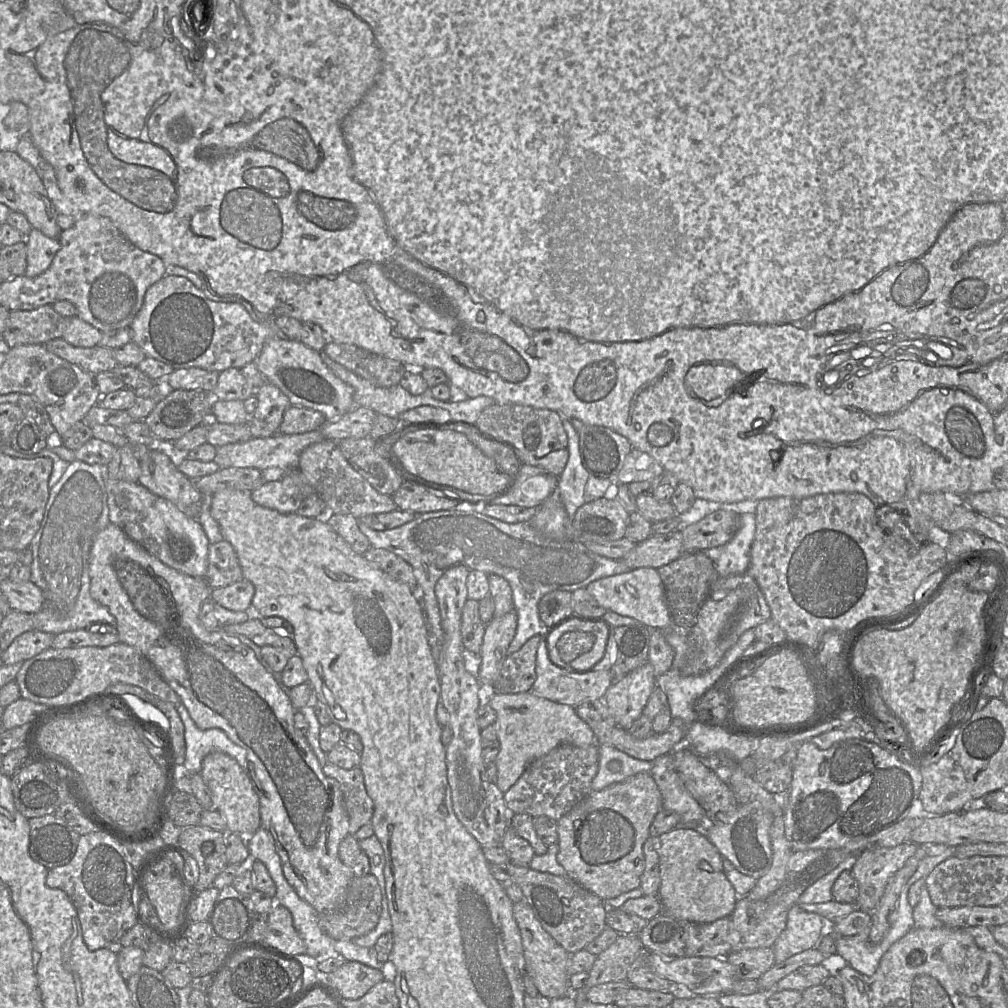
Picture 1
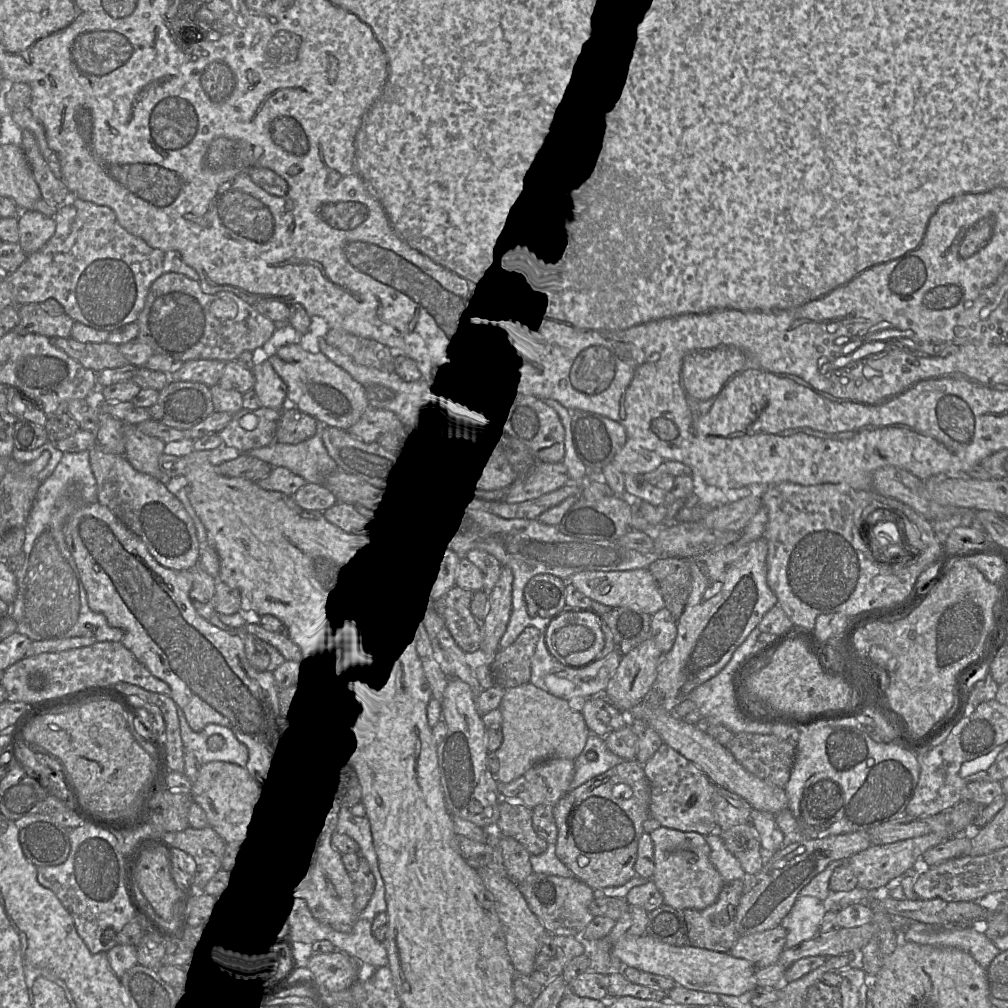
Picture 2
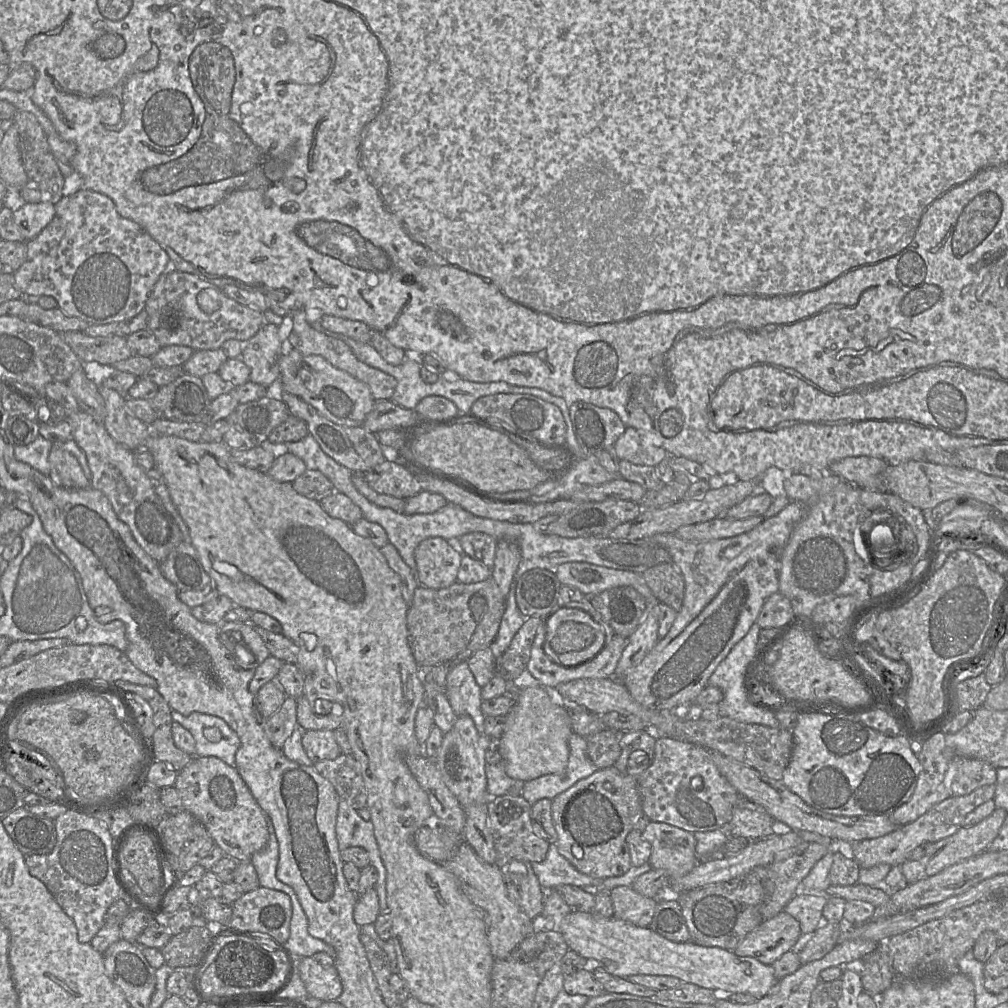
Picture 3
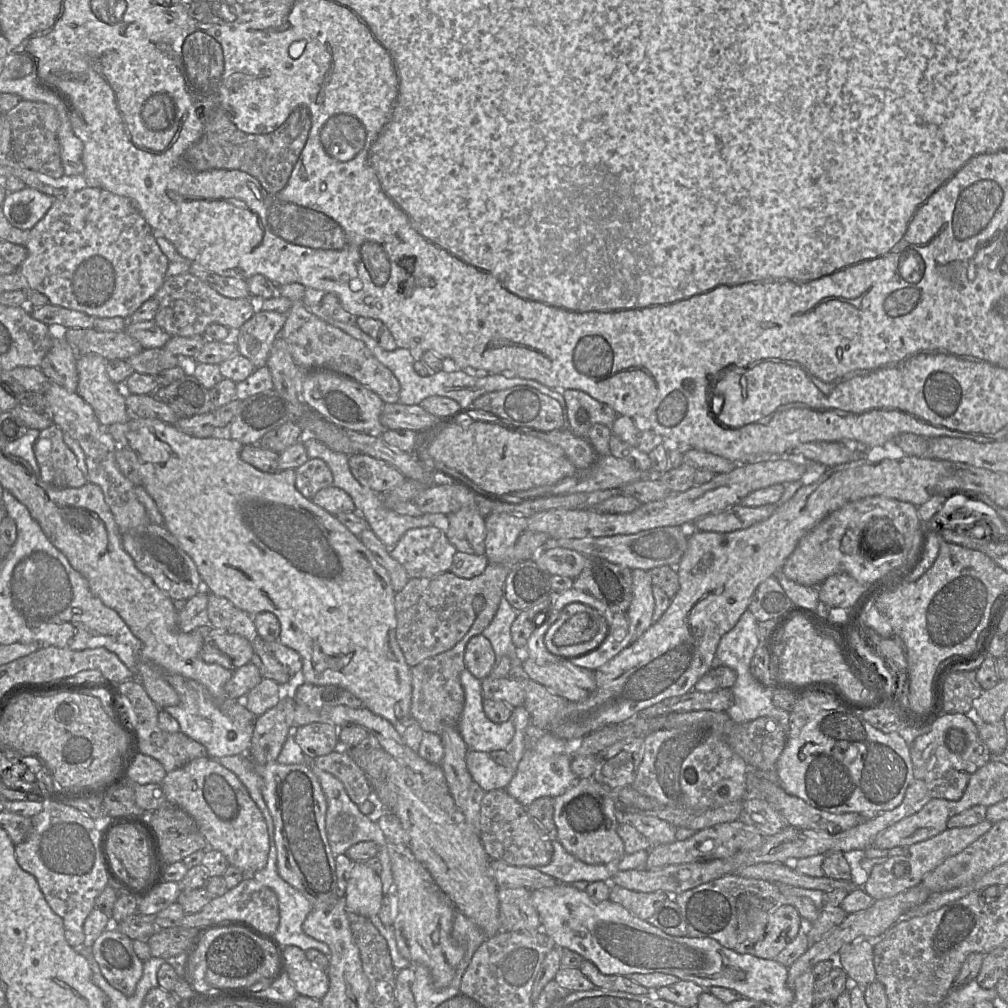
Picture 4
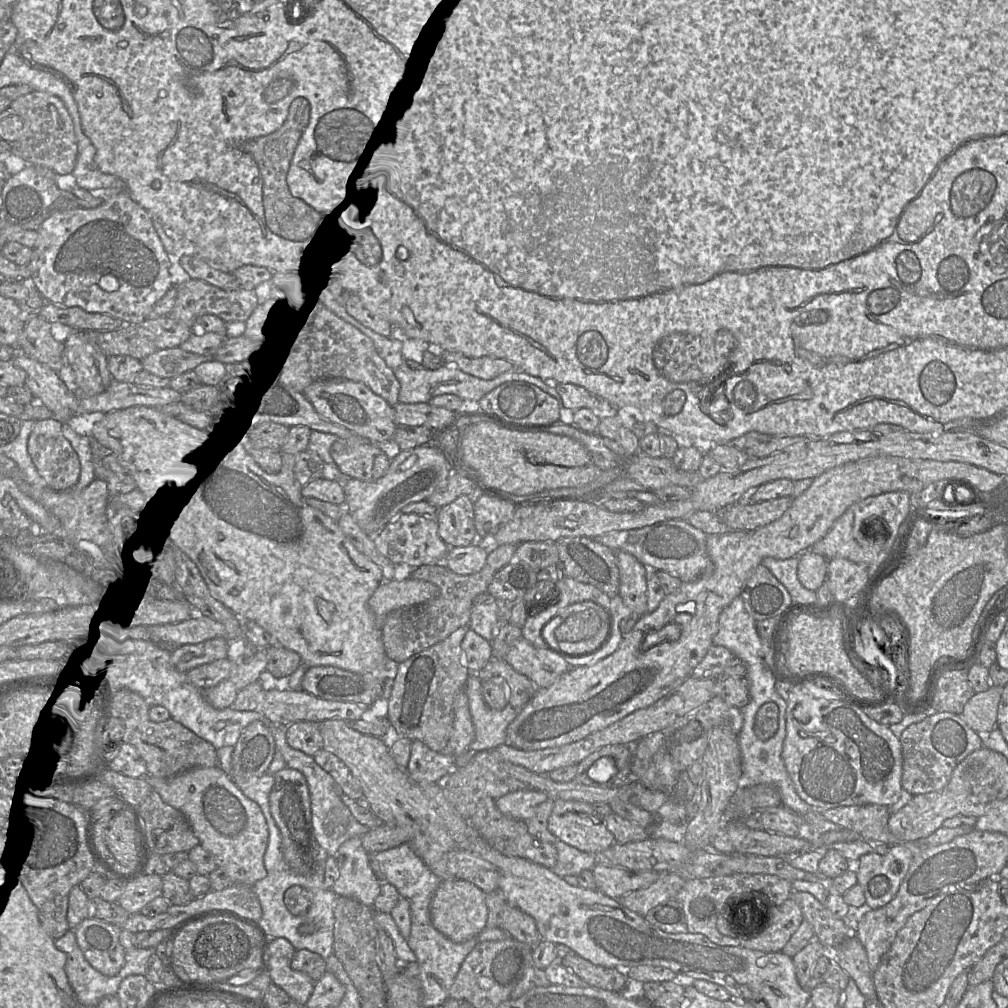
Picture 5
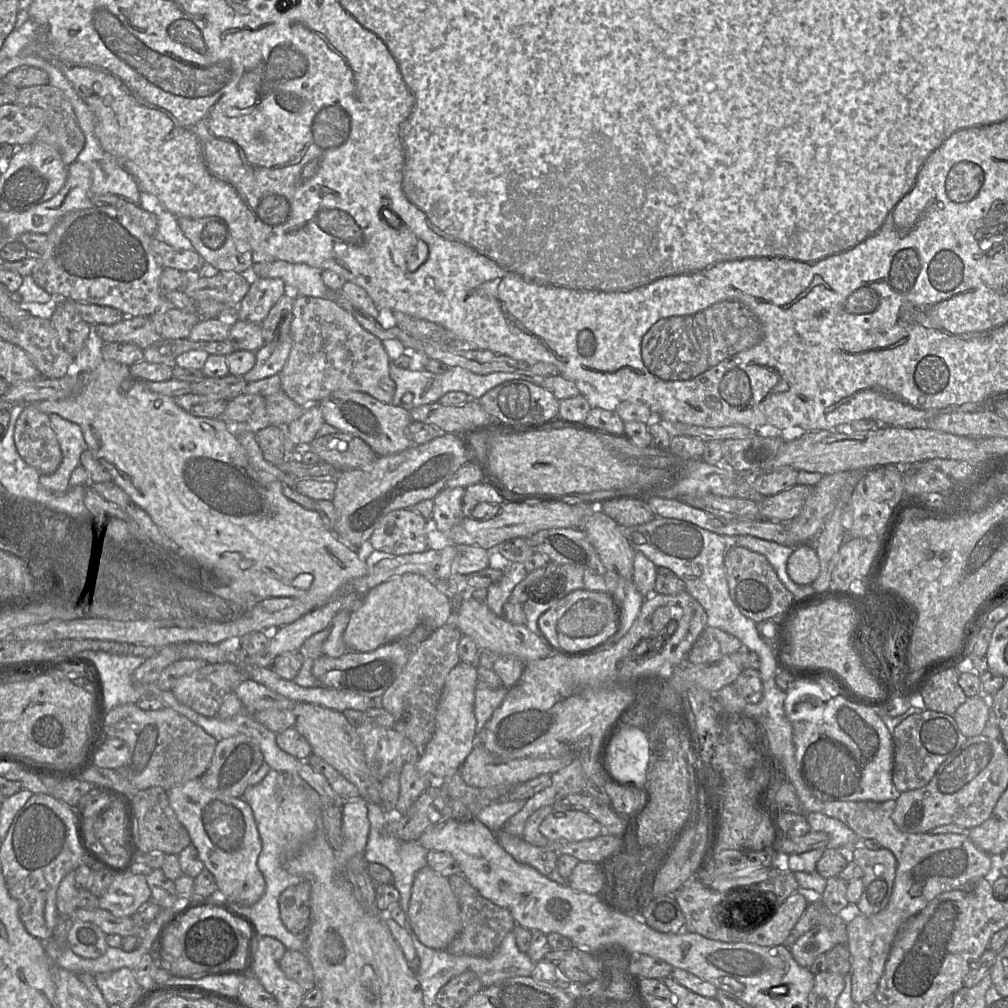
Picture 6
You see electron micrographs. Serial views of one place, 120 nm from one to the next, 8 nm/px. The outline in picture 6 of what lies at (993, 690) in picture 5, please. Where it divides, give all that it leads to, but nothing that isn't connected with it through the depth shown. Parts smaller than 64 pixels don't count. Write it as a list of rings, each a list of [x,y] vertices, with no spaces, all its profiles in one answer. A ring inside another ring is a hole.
[[[991,695],[967,697],[952,715],[959,730],[966,737],[981,735],[991,711]]]

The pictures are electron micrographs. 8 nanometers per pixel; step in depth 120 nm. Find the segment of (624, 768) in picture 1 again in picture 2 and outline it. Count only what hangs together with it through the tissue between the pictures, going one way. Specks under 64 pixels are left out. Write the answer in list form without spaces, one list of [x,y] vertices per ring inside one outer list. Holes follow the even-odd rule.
[[[590,731],[584,751],[574,760],[575,775],[570,790],[576,789],[624,761],[609,750],[604,737]]]

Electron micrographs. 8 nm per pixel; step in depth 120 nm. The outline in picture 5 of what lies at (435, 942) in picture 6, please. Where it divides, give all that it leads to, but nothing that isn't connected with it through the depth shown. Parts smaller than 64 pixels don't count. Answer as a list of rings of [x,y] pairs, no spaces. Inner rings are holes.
[[[442,880],[429,906],[433,927],[455,943],[461,943],[477,936],[486,927],[488,910],[485,898],[486,893],[468,881]]]

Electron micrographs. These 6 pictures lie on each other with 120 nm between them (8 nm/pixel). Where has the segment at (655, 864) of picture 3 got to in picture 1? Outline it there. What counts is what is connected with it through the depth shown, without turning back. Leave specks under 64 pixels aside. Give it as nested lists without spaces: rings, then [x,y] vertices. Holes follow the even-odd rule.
[[[673,828],[659,836],[661,883],[658,891],[663,910],[680,921],[711,923],[730,917],[738,895],[723,871],[723,857],[708,837],[690,828]]]

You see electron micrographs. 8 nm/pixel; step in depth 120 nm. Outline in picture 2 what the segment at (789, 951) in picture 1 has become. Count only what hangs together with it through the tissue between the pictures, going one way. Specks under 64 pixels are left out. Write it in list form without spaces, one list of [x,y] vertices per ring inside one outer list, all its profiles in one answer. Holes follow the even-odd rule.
[[[798,896],[781,926],[786,930],[785,949],[810,940],[819,934],[826,913],[821,900],[811,896]]]

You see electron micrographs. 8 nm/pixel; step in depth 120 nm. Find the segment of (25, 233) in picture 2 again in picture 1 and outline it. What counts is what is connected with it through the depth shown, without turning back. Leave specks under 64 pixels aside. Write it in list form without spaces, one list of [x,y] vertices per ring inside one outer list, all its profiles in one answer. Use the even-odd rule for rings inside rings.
[[[35,228],[31,229],[24,242],[26,245],[25,275],[33,278],[49,268],[55,254],[60,249],[60,243]]]

